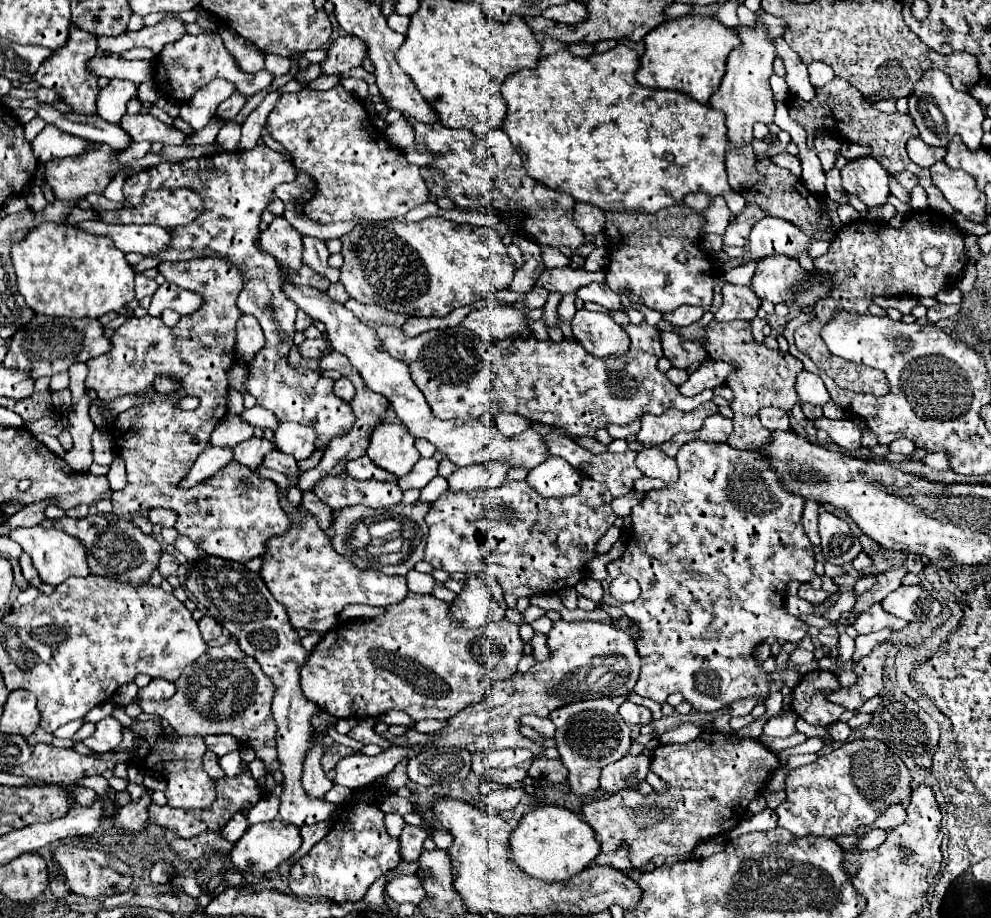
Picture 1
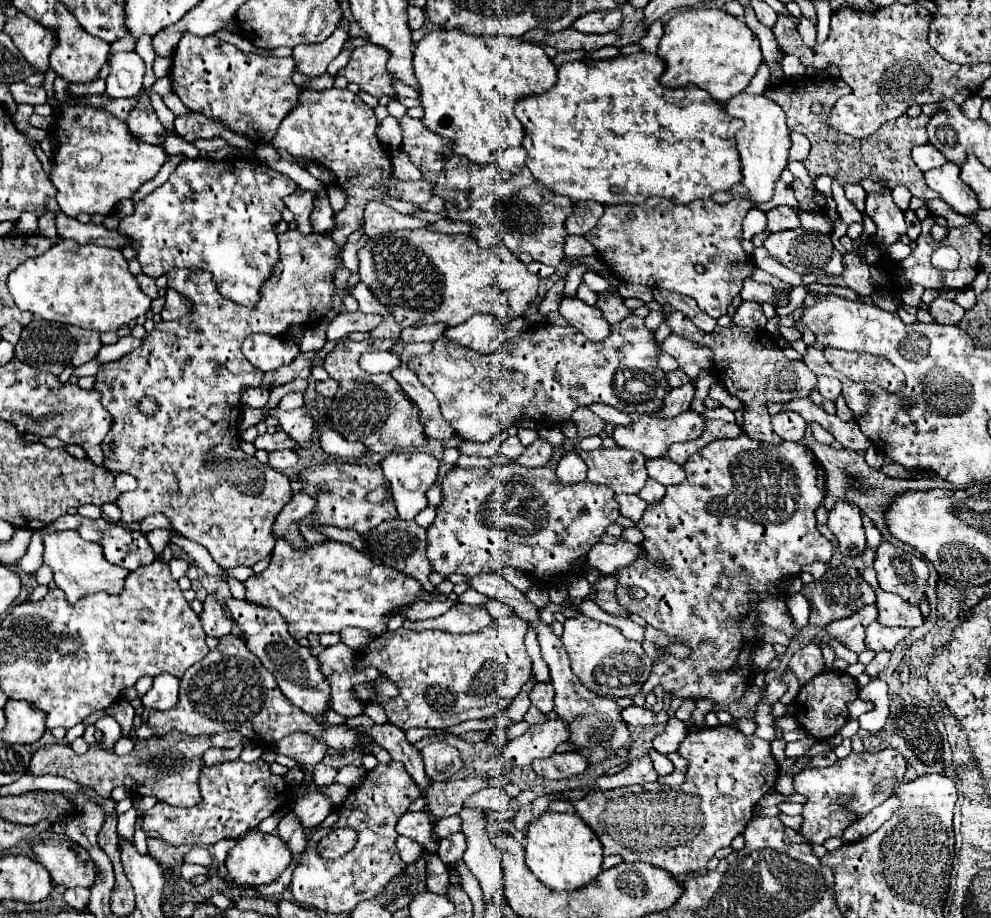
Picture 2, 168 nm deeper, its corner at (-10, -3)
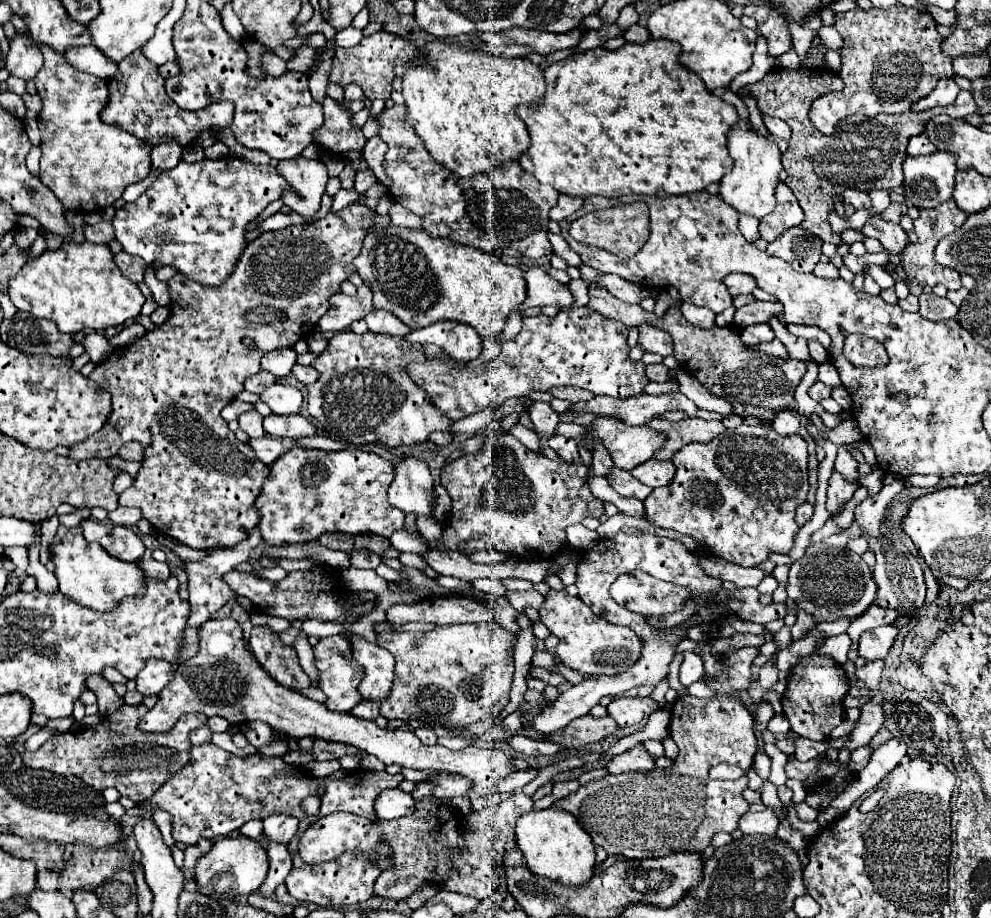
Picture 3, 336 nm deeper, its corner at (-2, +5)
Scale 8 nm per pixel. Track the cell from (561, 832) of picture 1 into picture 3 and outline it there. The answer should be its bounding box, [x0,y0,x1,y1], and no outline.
[516,810,596,886]

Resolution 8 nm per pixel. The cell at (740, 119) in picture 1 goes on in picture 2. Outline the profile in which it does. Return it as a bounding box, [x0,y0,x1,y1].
[724,92,790,202]

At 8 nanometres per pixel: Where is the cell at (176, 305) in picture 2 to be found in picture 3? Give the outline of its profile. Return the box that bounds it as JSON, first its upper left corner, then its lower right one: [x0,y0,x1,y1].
[144,266,170,306]

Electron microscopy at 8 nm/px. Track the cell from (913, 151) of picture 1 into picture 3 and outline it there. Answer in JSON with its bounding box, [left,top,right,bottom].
[908,134,936,156]

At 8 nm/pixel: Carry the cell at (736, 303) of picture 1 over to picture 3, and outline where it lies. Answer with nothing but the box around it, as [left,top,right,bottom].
[734,300,782,328]

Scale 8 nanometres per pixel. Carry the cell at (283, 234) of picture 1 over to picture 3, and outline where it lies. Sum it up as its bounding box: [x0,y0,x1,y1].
[276,156,328,216]

